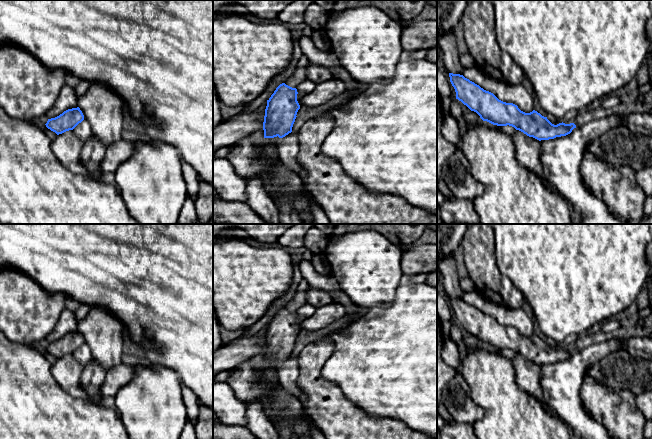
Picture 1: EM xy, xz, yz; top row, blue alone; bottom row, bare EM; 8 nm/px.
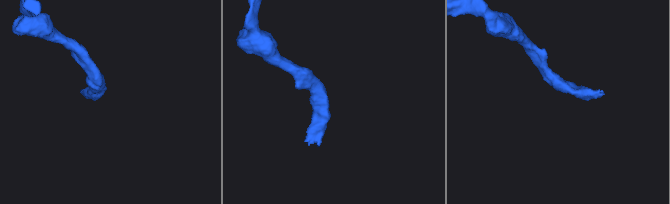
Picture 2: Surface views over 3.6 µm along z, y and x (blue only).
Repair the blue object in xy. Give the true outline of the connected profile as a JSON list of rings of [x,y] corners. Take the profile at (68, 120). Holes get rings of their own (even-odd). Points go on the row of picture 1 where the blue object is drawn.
[[[79,107],[64,111],[55,118],[48,119],[45,124],[48,129],[57,135],[66,131],[73,130],[79,123],[84,120],[84,115]]]

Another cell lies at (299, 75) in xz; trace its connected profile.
[[[308,64],[304,67],[296,67],[294,73],[285,81],[285,84],[292,87],[297,88],[297,86],[307,78],[307,67]]]

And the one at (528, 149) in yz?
[[[516,130],[512,135],[515,144],[516,158],[519,164],[527,170],[540,176],[543,166],[540,163],[540,141]]]

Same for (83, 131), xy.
[[[83,120],[73,129],[75,135],[84,144],[92,135],[91,128],[87,120]]]

